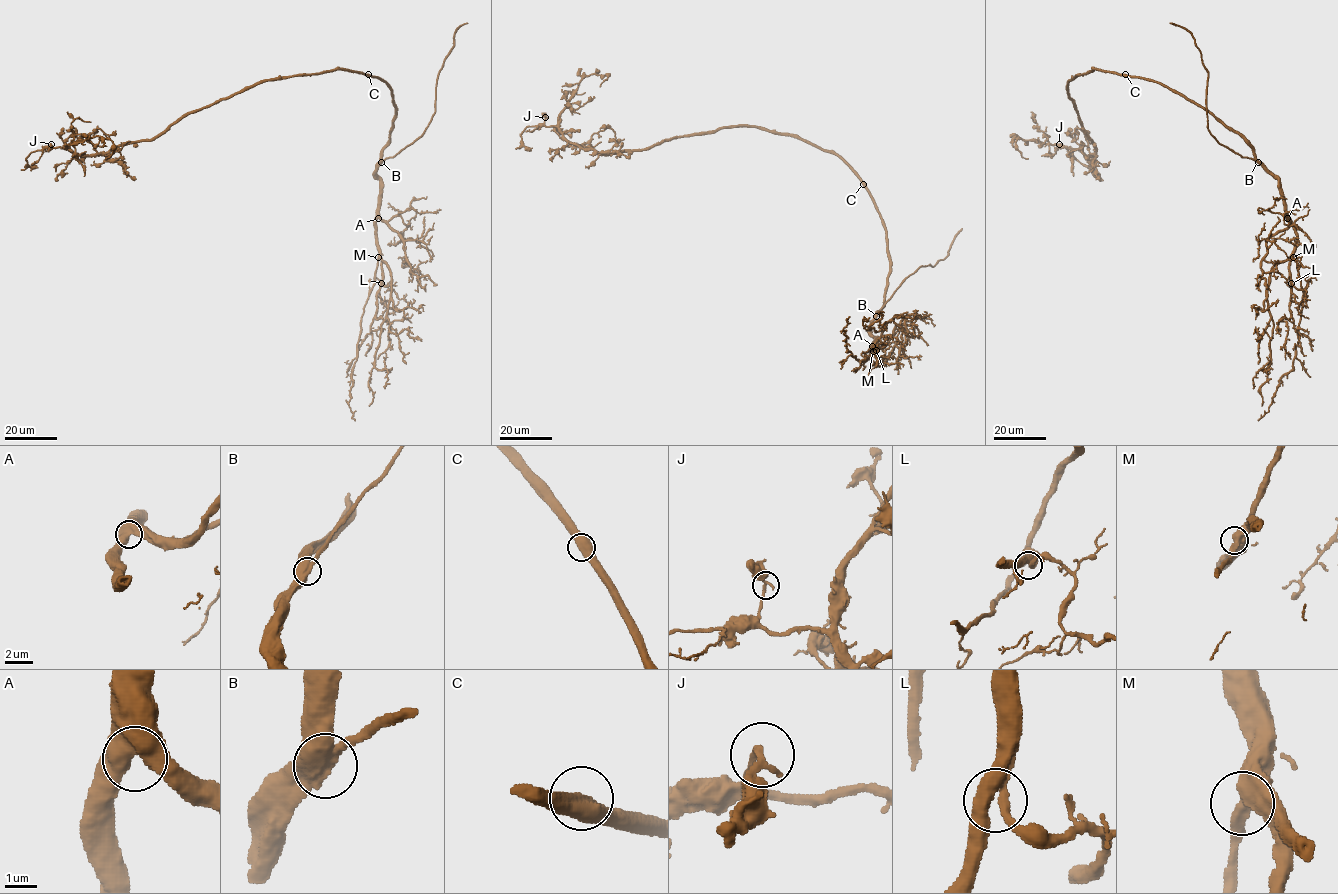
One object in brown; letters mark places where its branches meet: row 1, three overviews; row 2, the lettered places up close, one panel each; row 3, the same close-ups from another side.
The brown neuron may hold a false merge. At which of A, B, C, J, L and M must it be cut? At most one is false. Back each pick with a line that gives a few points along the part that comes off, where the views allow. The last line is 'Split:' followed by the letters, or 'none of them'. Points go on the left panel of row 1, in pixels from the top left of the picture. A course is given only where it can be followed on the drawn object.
Split: none of them

